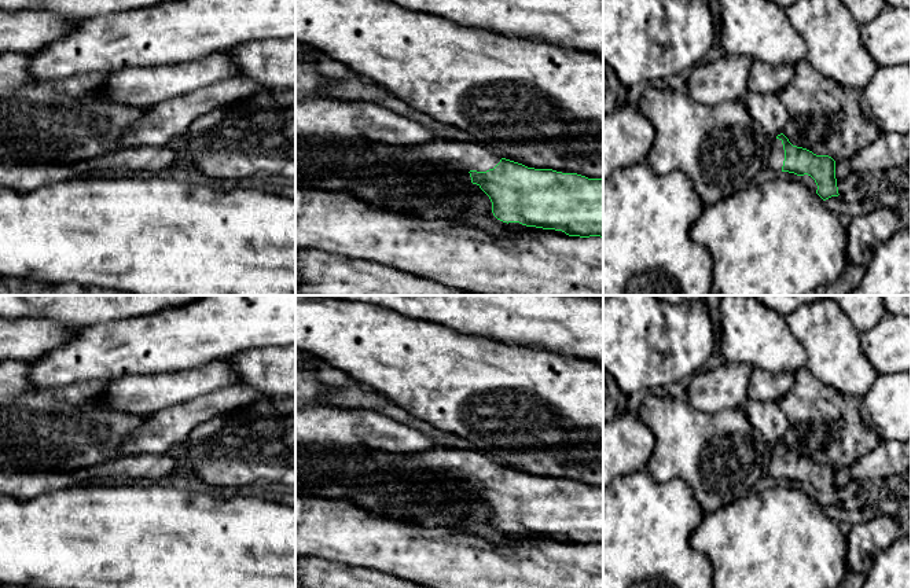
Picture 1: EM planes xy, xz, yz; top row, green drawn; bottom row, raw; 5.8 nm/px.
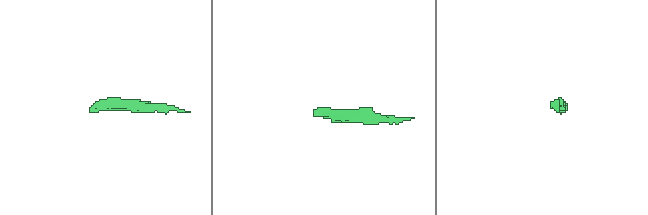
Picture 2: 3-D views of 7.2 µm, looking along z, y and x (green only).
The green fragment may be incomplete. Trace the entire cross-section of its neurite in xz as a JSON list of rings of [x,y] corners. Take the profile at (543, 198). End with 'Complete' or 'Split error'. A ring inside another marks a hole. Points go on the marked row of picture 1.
[[[440,137],[414,147],[414,154],[422,159],[467,170],[471,183],[489,196],[493,216],[503,223],[562,231],[569,236],[603,238],[603,179],[528,168],[500,158],[478,143],[452,142]]]. Split error

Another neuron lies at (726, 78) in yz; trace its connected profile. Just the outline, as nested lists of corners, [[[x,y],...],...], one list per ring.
[[[724,54],[713,62],[691,69],[683,87],[693,100],[702,104],[742,100],[747,95],[752,63],[747,56]]]

